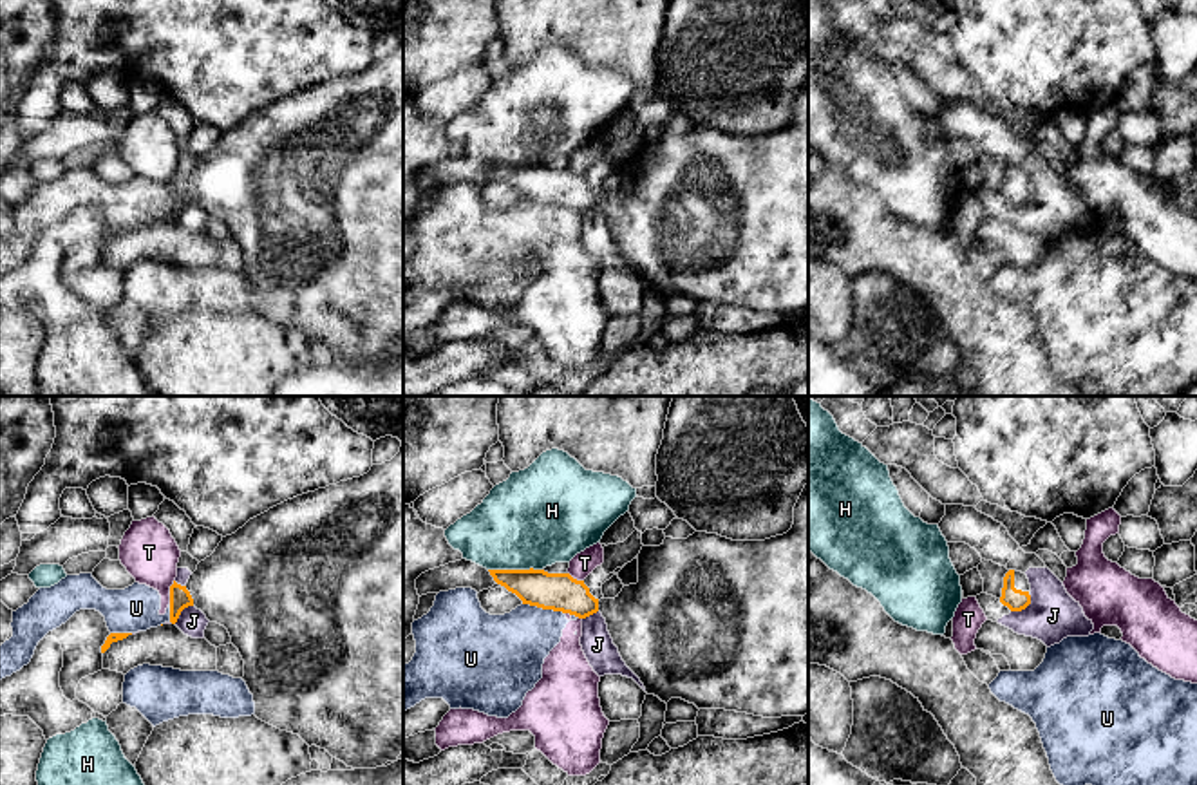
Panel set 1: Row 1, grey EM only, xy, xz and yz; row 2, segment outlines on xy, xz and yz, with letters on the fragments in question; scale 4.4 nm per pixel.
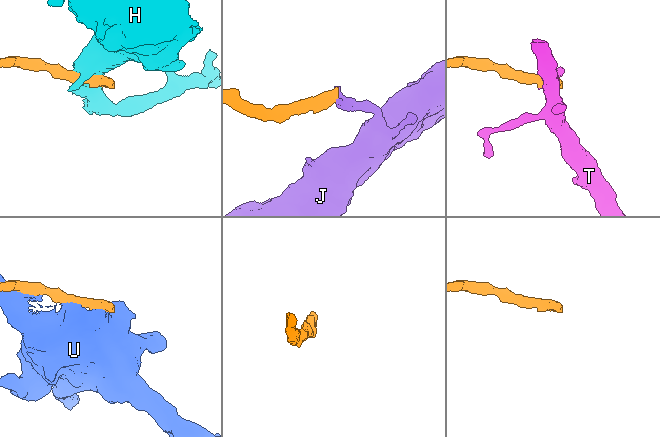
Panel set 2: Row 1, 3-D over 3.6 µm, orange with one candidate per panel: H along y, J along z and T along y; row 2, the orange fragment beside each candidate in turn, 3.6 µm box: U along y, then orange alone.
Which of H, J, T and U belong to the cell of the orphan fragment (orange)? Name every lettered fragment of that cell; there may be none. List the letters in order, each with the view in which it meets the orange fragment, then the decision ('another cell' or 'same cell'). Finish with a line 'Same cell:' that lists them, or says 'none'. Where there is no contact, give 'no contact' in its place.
H: contact in xz; another cell
J: contact in yz; another cell
T: contact in xy; another cell
U: contact in xz; another cell
Same cell: none

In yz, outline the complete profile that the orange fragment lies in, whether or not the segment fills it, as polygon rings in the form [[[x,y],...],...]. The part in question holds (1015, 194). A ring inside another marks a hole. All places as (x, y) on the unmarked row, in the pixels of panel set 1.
[[[1016,165],[1005,168],[1000,197],[1011,206],[1022,206],[1031,199],[1031,179],[1025,168]]]

